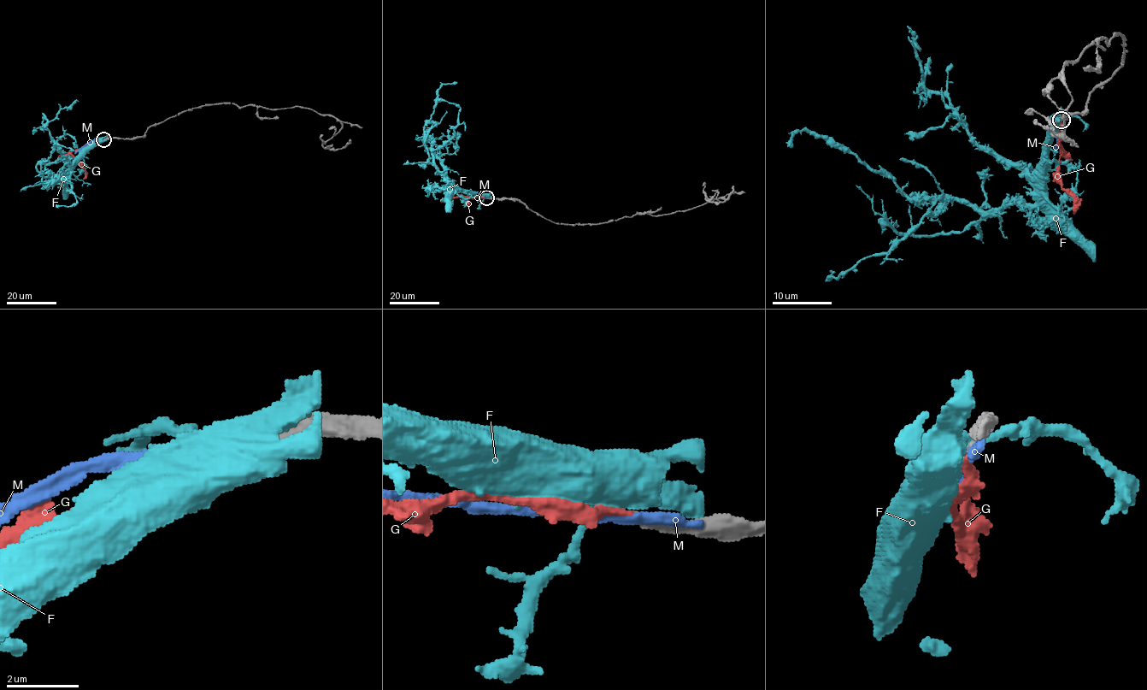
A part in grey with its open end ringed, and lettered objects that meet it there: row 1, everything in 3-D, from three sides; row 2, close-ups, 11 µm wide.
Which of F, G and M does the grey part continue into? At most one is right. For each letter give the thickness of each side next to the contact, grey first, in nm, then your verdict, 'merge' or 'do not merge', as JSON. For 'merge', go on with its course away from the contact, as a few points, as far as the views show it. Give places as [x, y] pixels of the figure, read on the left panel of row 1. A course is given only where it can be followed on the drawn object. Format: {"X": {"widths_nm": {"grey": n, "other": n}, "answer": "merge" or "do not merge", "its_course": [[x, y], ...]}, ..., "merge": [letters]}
{"F": {"widths_nm": {"grey": 240, "other": 1100}, "answer": "do not merge"}, "G": {"widths_nm": {"grey": 220, "other": 360}, "answer": "merge", "its_course": [[103, 139], [71, 154], [84, 168], [83, 179]]}, "M": {"widths_nm": {"grey": 340, "other": 440}, "answer": "do not merge"}, "merge": ["G"]}

